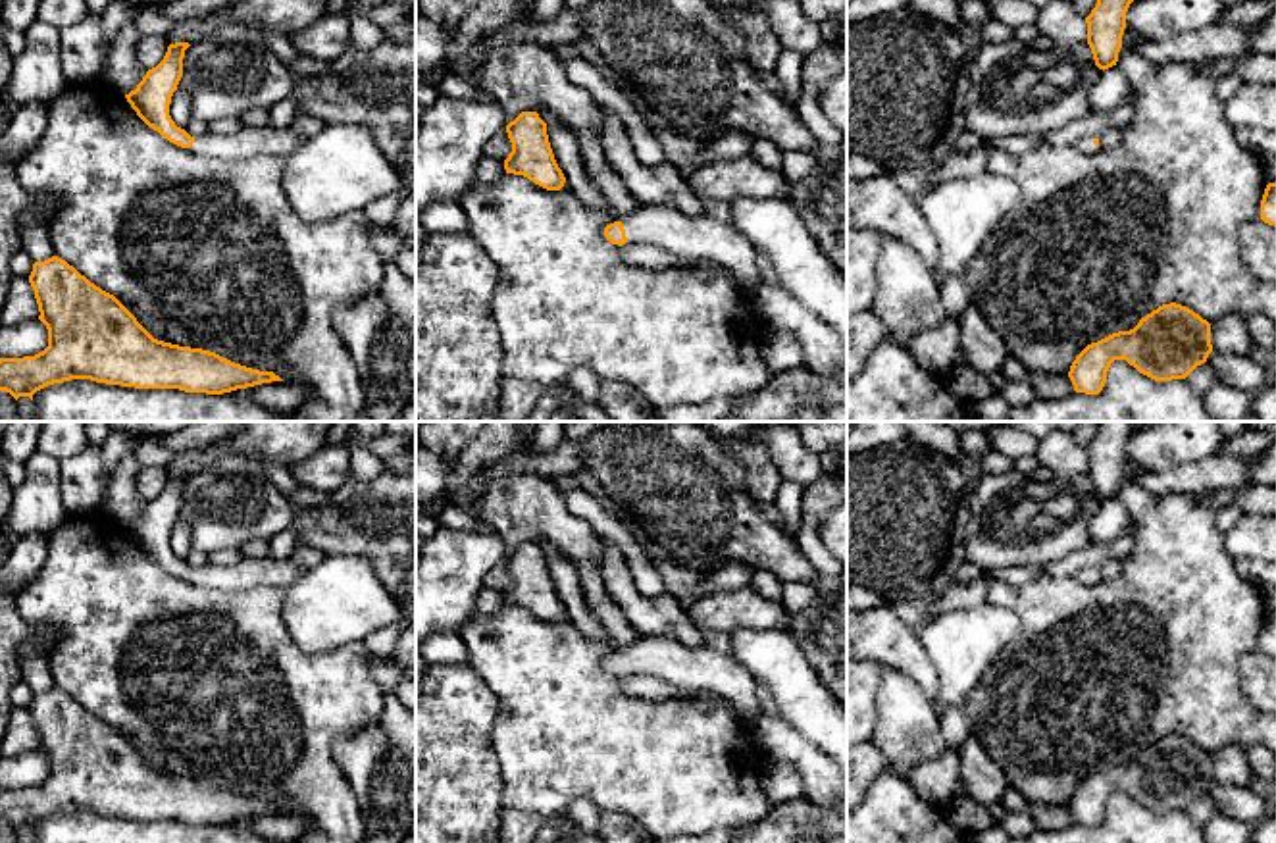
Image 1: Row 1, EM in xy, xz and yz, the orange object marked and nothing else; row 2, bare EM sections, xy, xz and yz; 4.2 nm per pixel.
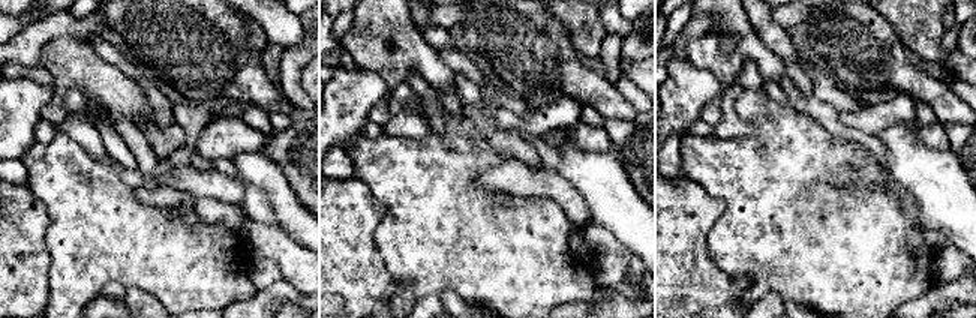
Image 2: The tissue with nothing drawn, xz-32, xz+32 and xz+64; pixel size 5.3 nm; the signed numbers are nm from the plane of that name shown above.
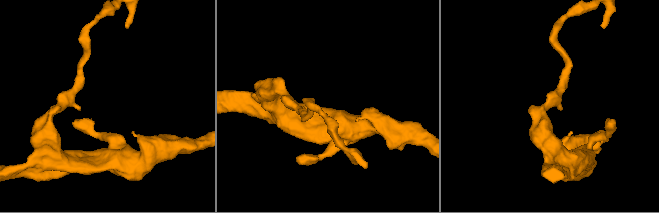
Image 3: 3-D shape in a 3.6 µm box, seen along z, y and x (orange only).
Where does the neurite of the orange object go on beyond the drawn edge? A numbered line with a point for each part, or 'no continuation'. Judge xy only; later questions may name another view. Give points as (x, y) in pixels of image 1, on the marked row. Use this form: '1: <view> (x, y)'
1: xy (249, 141)

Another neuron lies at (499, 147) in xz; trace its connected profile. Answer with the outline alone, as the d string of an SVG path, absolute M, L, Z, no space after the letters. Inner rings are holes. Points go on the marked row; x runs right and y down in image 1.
M506 127L495 137L491 137L491 140L485 144L485 156L489 158L504 162L510 152L512 152L512 142L508 139Z

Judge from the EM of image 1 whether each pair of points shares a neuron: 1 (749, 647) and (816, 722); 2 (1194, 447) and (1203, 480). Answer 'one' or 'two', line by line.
1: one
2: two

